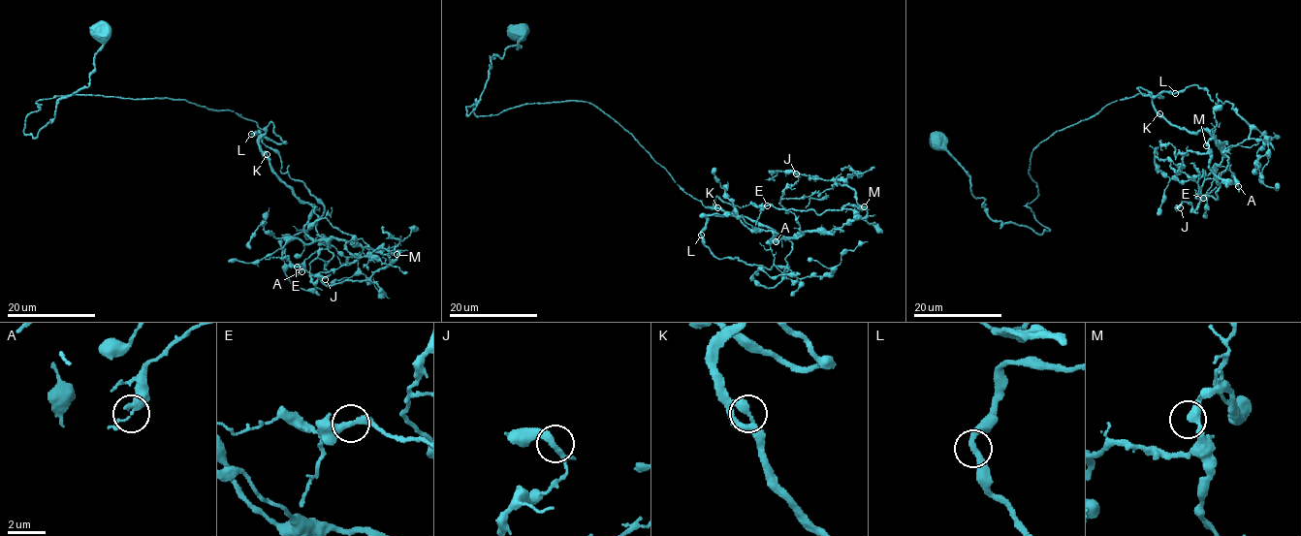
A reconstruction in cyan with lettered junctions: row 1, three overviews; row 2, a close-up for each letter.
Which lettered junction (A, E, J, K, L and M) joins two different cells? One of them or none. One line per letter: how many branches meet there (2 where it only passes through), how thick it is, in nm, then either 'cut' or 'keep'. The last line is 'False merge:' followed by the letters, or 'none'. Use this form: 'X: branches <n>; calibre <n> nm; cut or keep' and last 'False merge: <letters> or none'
A: branches 2; calibre 320 nm; keep
E: branches 2; calibre 340 nm; keep
J: branches 2; calibre 360 nm; keep
K: branches 2; calibre 360 nm; keep
L: branches 2; calibre 280 nm; keep
M: branches 2; calibre 340 nm; keep
False merge: none

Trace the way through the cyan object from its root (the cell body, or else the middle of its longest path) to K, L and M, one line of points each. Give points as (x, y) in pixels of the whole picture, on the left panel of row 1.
K: (98, 30), (89, 84), (24, 133), (36, 102), (56, 96), (185, 99), (256, 122), (267, 155)
L: (98, 30), (89, 84), (24, 133), (36, 102), (81, 94), (185, 99), (270, 122), (285, 141), (251, 133)
M: (98, 30), (89, 84), (24, 133), (36, 102), (70, 94), (233, 110), (313, 207), (310, 236), (396, 254)

